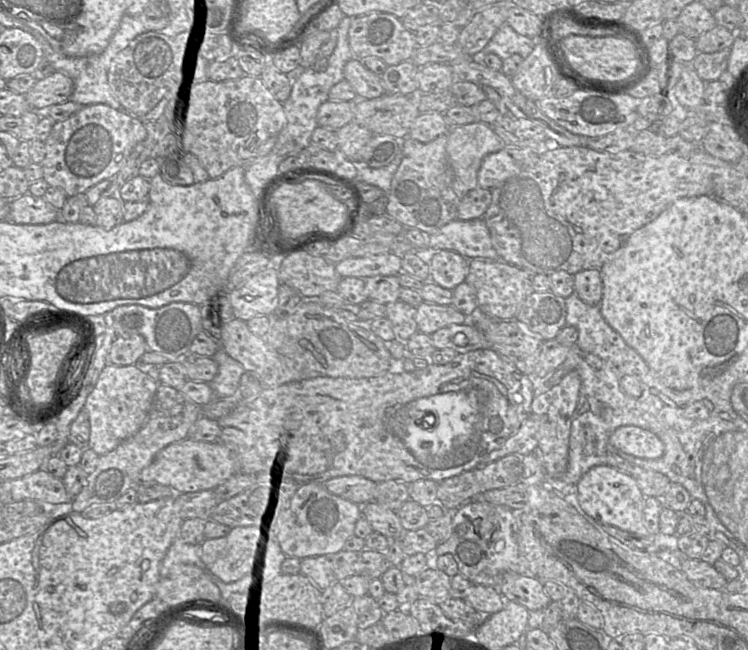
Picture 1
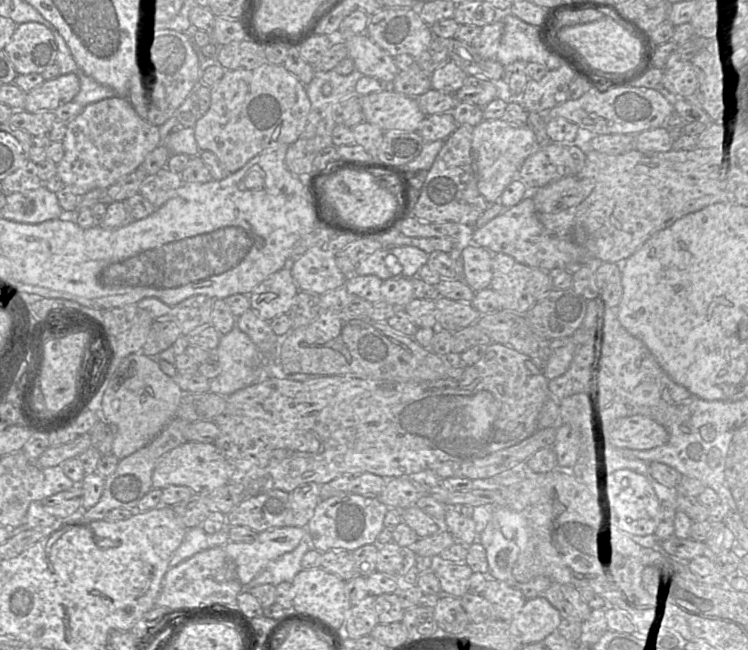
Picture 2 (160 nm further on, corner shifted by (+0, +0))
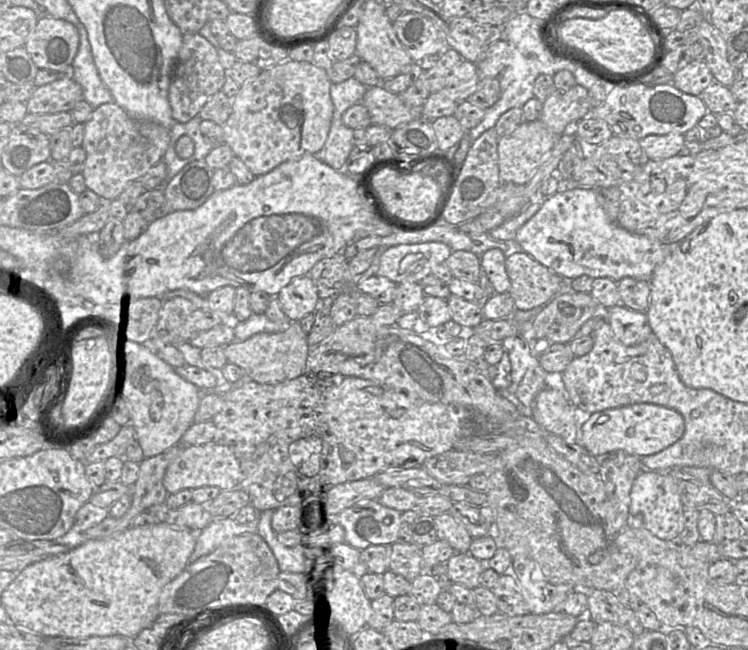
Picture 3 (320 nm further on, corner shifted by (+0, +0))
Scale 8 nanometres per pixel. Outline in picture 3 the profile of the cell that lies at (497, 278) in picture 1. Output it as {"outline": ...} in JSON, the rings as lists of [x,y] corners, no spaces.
{"outline":[[[525,252],[508,256],[505,266],[510,280],[510,288],[507,293],[513,298],[516,310],[528,311],[542,308],[562,290],[561,277]]]}

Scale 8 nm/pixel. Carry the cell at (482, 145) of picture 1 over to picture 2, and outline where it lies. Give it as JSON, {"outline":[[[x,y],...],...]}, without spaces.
{"outline":[[[483,119],[472,128],[472,152],[477,186],[480,194],[489,202],[495,203],[505,188],[518,179],[519,170],[531,154],[540,148],[535,133],[527,126],[515,126],[502,119]]]}

